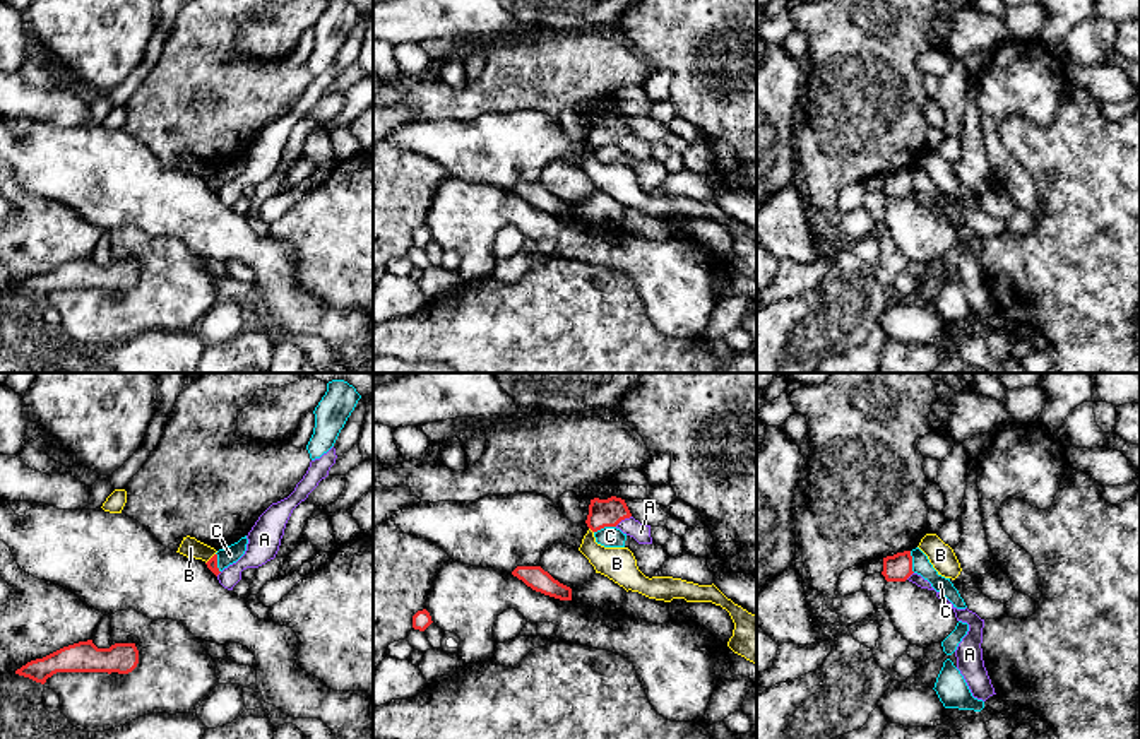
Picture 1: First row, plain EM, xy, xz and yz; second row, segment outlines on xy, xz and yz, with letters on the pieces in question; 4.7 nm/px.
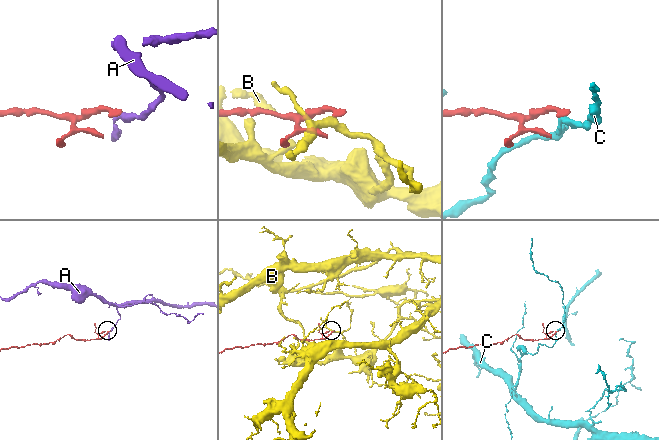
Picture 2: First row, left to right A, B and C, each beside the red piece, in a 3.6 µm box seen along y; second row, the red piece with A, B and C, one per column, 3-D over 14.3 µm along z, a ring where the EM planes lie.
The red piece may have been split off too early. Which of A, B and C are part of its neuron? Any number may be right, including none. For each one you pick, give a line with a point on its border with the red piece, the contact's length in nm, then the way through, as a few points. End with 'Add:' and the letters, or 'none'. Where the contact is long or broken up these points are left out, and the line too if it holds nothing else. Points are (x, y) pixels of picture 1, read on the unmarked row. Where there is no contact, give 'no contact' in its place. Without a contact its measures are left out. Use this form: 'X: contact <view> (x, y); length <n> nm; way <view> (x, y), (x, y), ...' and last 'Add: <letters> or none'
Add: none

